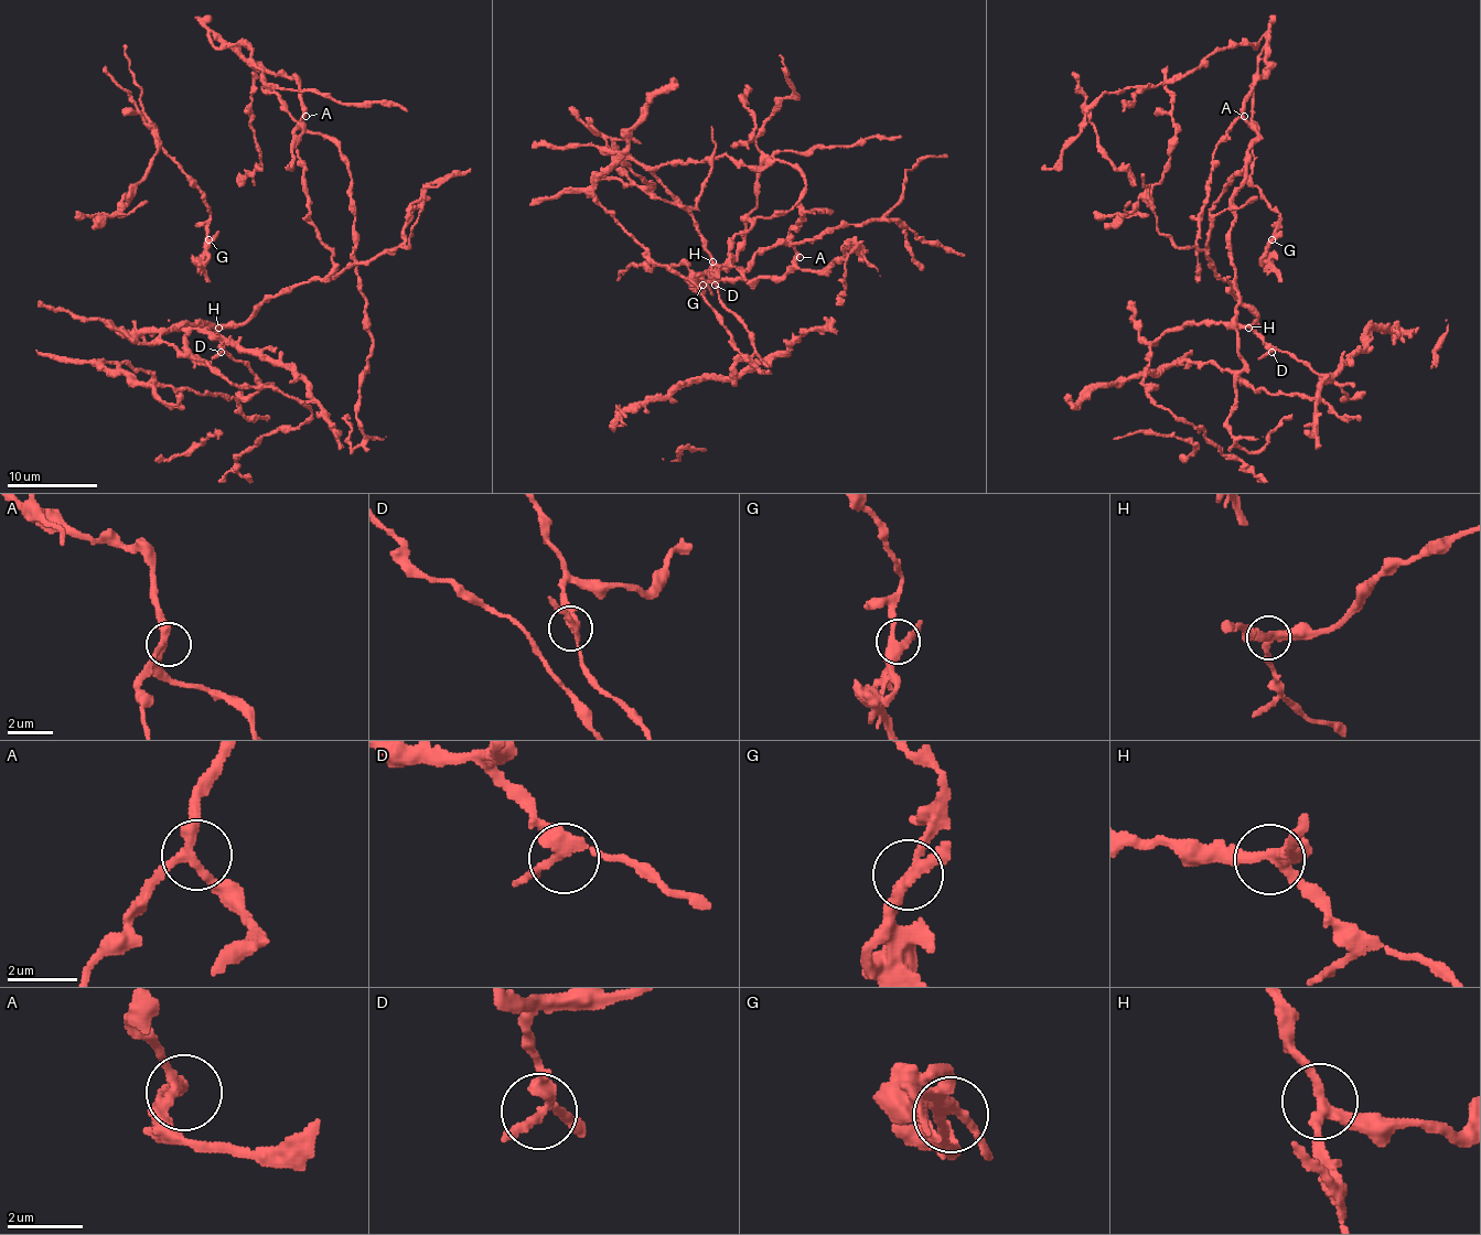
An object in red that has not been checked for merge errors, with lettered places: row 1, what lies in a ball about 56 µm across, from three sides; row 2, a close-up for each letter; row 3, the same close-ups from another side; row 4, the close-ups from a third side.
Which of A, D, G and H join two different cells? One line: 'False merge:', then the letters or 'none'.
False merge: none

